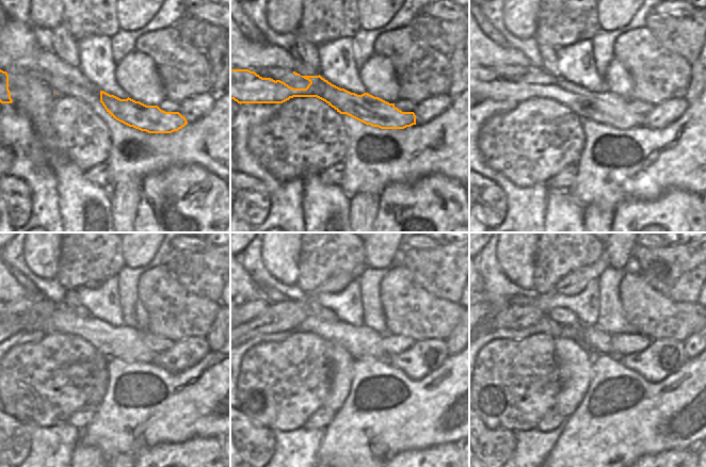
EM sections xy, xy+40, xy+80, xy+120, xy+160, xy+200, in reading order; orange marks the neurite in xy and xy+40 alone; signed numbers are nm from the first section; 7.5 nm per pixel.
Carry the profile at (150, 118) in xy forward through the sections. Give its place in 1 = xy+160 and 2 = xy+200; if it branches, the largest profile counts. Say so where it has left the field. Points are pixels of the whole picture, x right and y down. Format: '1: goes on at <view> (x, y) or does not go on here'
1: goes on at xy+160 (363, 342)
2: goes on at xy+200 (597, 341)

